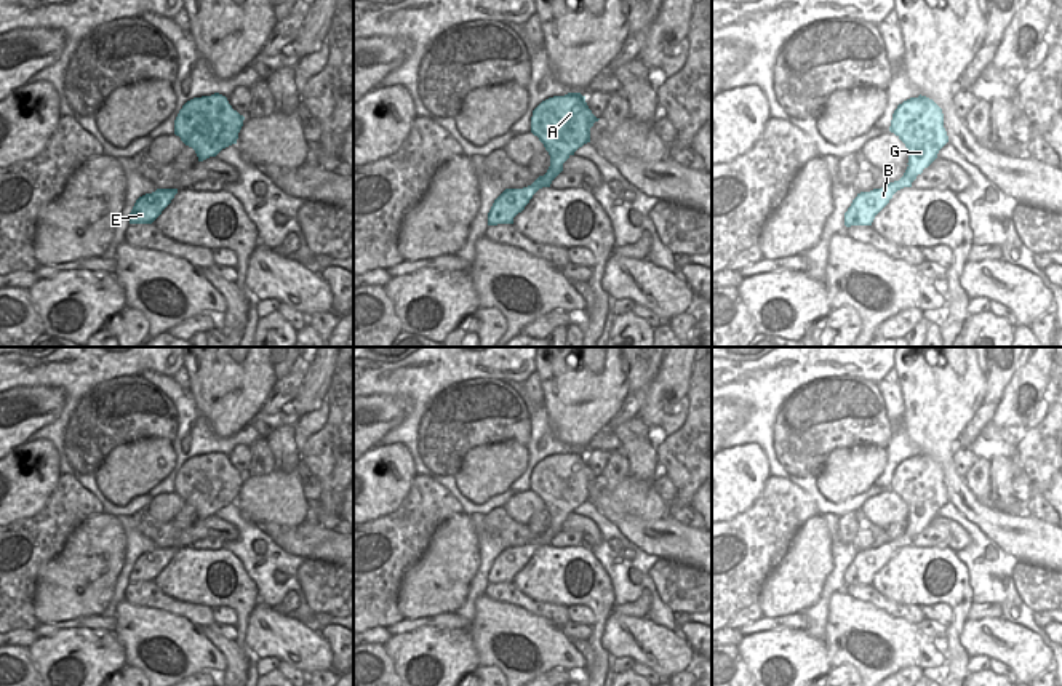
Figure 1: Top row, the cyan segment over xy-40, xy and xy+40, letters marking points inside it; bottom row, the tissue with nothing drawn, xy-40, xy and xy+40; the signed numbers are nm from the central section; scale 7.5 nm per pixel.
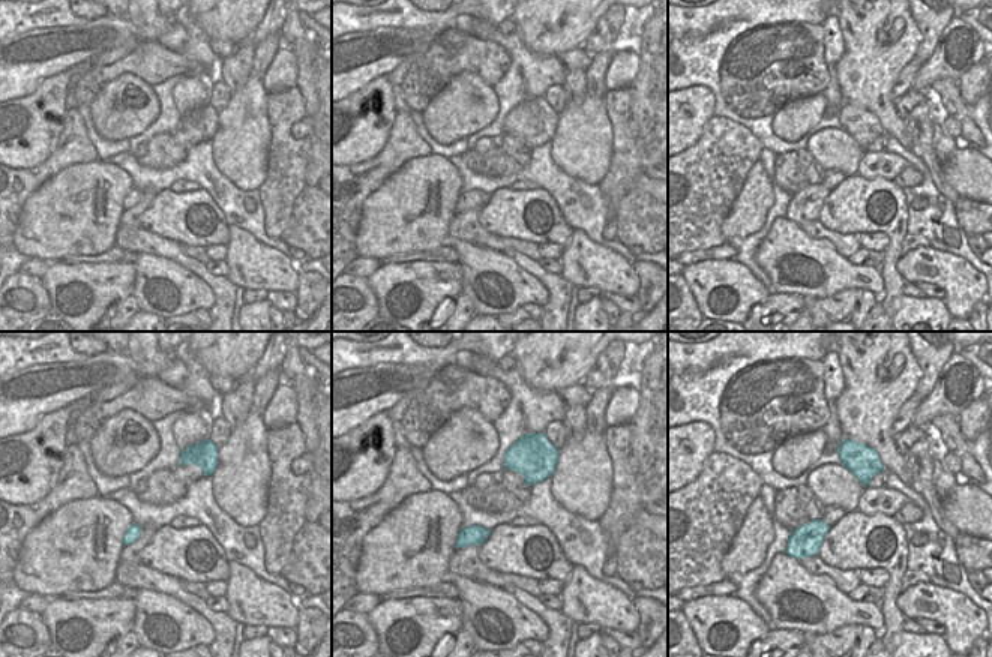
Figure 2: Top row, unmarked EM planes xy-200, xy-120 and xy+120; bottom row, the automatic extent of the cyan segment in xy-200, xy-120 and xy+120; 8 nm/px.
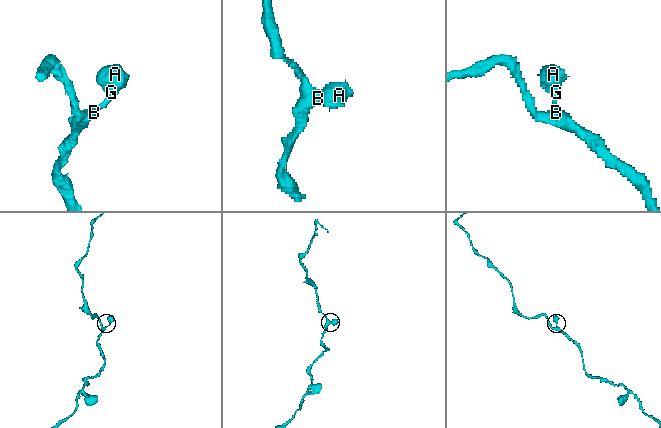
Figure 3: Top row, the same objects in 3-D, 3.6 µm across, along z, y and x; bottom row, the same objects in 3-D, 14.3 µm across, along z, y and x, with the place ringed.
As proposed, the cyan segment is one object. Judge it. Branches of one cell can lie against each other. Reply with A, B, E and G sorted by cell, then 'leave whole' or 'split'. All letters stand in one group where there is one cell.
A B E G | leave whole

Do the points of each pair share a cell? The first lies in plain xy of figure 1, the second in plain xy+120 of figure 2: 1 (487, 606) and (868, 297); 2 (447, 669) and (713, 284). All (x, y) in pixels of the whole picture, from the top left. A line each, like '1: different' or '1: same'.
1: different
2: same

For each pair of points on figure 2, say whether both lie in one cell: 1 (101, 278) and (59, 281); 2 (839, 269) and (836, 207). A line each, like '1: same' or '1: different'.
1: same
2: different

